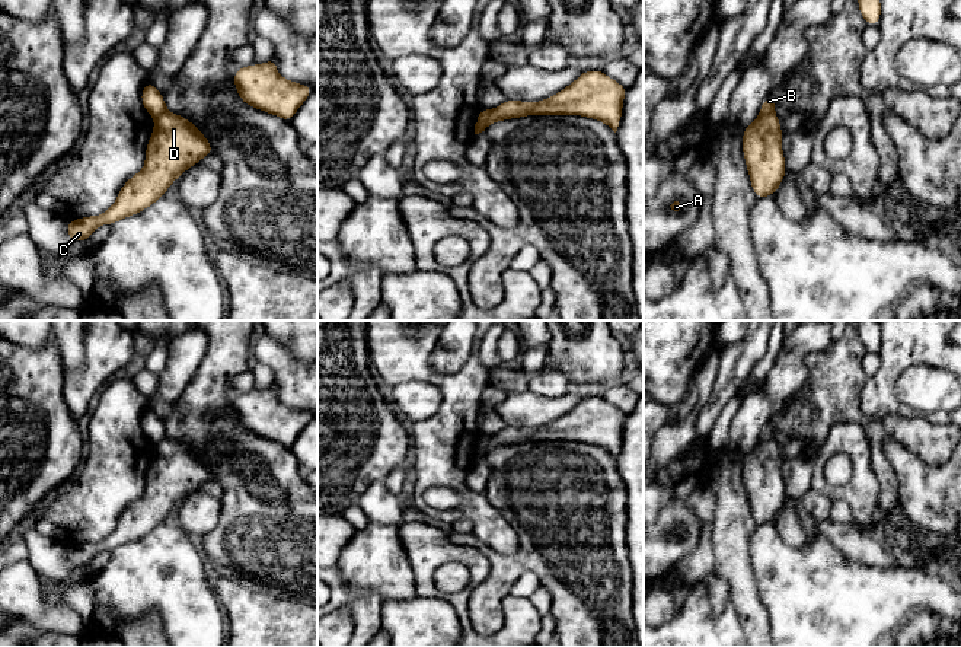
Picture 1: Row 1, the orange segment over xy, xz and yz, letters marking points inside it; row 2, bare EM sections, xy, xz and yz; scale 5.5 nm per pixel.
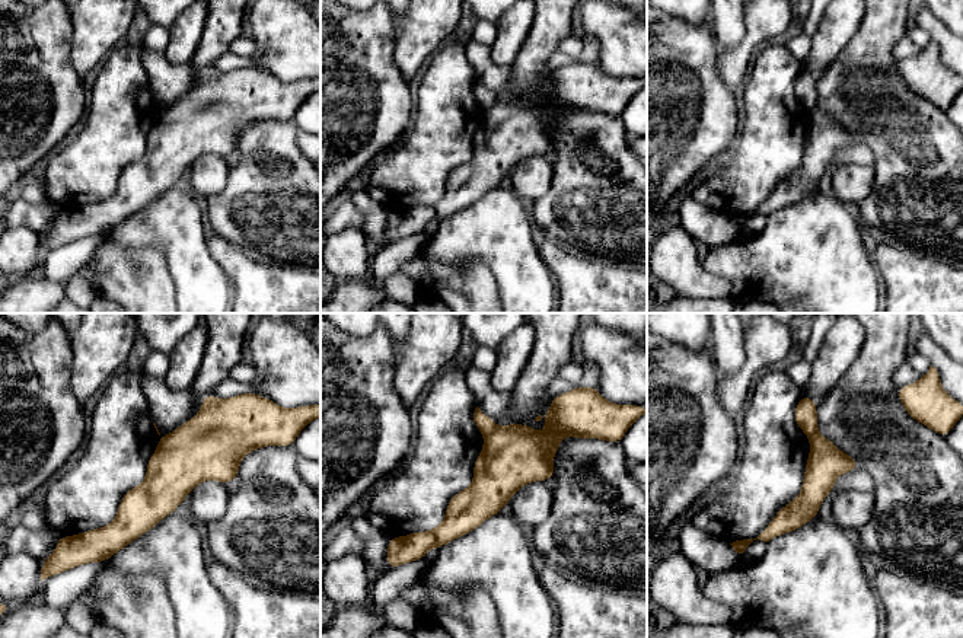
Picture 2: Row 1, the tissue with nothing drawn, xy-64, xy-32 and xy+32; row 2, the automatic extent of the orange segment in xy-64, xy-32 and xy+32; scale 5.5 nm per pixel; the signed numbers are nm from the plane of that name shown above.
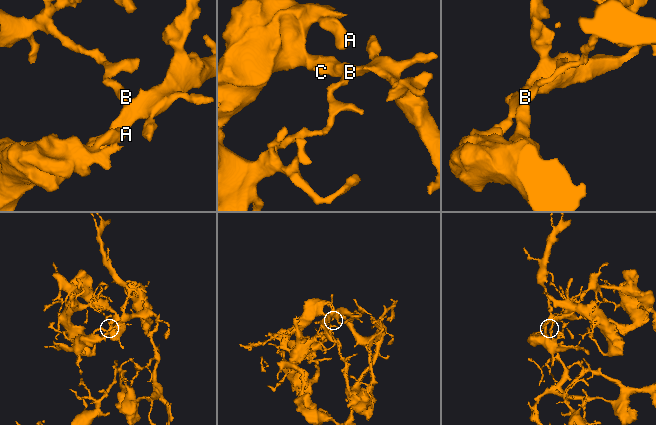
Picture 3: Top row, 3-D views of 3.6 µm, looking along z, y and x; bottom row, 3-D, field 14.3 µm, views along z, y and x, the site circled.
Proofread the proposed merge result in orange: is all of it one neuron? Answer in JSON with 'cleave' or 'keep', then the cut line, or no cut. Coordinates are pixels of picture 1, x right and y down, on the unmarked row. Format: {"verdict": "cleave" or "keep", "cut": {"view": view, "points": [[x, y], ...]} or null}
{"verdict": "cleave", "cut": {"view": "xz", "points": [[488, 437], [485, 452]]}}

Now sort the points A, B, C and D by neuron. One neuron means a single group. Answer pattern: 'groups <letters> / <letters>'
groups A C D / B

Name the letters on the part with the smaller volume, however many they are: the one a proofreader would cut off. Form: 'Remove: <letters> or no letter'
Remove: B

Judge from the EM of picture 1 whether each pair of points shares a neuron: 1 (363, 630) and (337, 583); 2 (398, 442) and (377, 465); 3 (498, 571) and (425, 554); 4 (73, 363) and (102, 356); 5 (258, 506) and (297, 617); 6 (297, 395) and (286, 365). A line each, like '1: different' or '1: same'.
1: same
2: same
3: different
4: different
5: different
6: same

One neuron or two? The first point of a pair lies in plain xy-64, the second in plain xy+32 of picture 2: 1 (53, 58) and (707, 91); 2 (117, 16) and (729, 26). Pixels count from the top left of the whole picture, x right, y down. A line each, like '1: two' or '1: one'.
1: one
2: two

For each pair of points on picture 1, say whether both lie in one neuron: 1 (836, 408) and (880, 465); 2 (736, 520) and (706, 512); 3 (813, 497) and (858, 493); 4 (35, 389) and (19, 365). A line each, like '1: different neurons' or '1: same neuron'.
1: same neuron
2: different neurons
3: different neurons
4: same neuron

